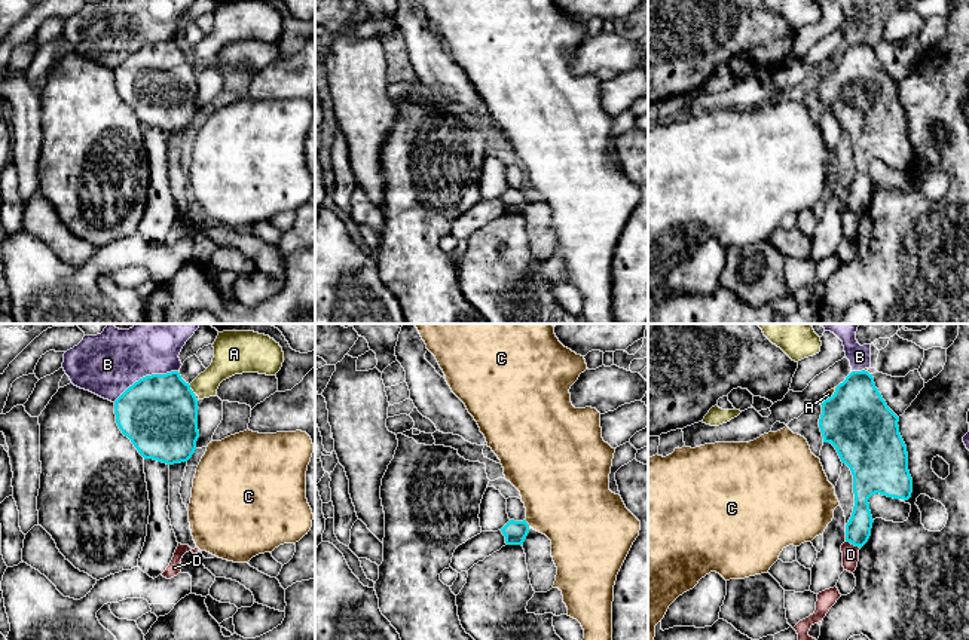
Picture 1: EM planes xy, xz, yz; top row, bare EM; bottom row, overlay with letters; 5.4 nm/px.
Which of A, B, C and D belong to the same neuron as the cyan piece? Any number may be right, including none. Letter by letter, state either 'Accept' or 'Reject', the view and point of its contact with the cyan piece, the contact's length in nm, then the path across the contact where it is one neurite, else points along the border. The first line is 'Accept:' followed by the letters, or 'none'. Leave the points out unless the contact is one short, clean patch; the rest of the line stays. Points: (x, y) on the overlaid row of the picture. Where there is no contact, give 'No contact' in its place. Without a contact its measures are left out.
Accept: none
A: Reject. Touches cyan at xy (190, 389). Shared border 60 nm
B: Reject. Touches cyan at xy (146, 376). Shared border 400 nm
C: Reject. Touches cyan at xz (526, 523). Shared border 50 nm
D: Reject. Touches cyan at yz (853, 544). Shared border 90 nm. Boundary: yz (846, 541), (859, 548)

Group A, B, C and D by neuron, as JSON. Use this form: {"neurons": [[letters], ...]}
{"neurons": [["A"], ["B"], ["C"], ["D"]]}

